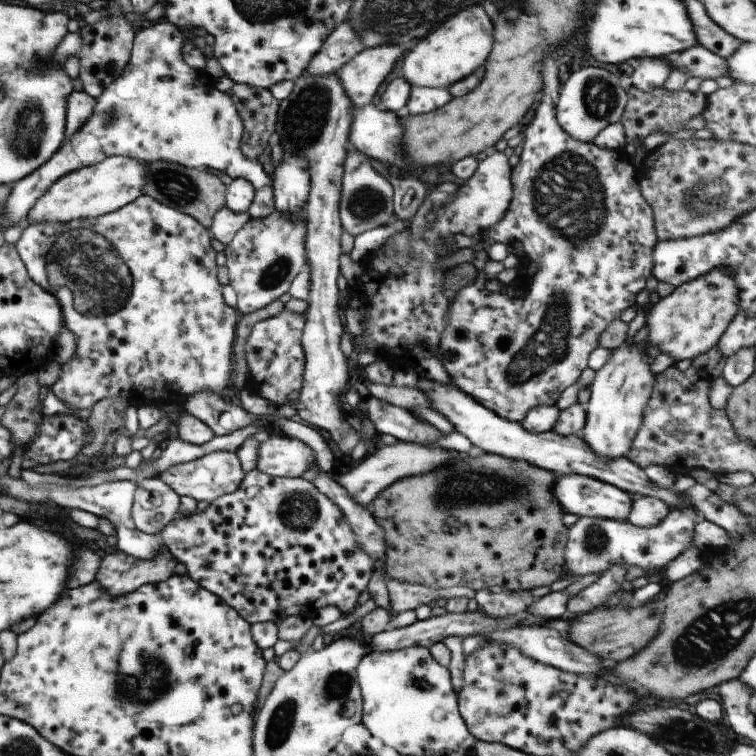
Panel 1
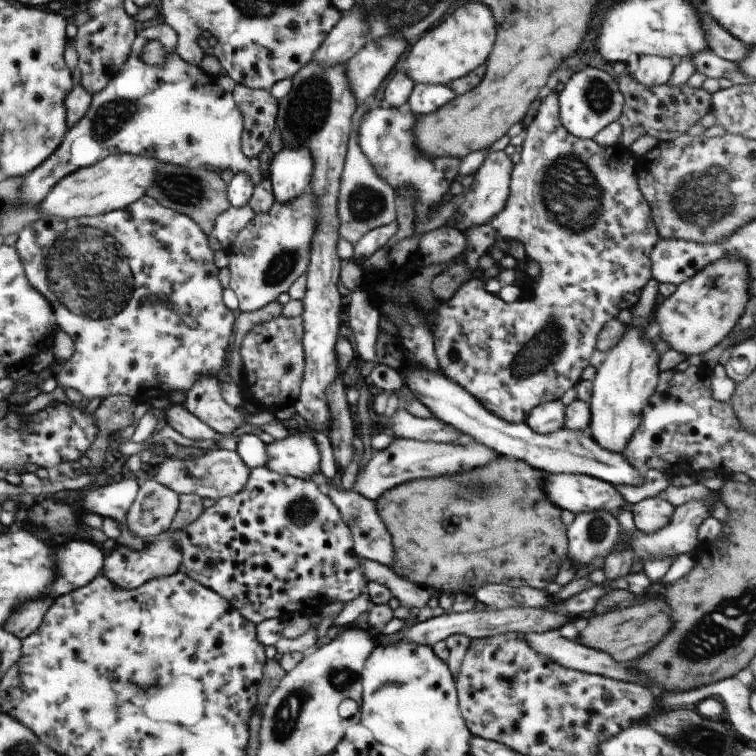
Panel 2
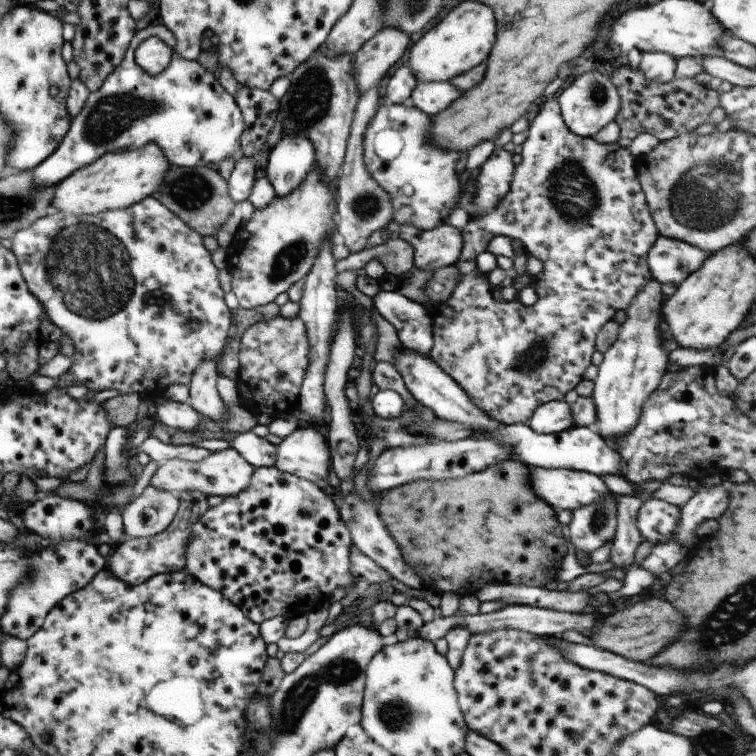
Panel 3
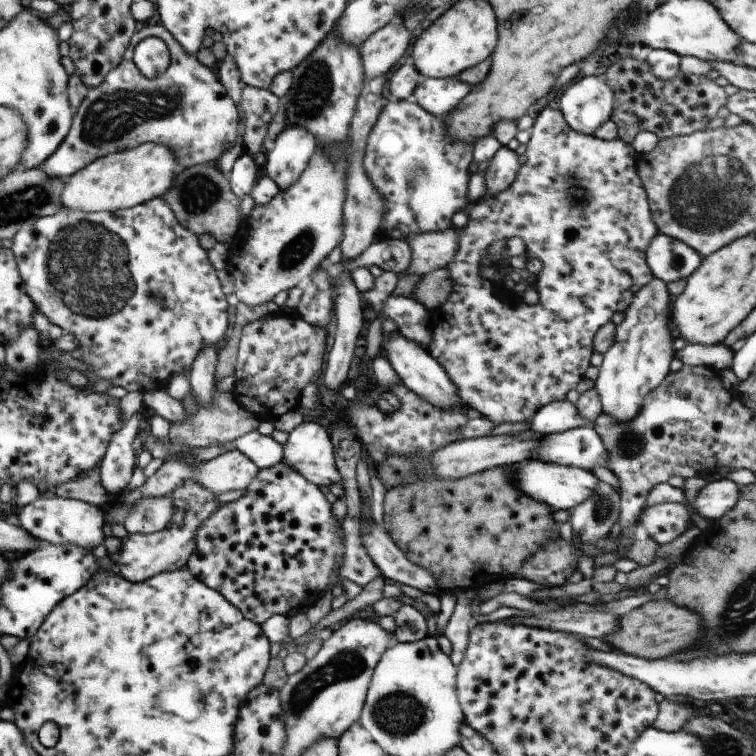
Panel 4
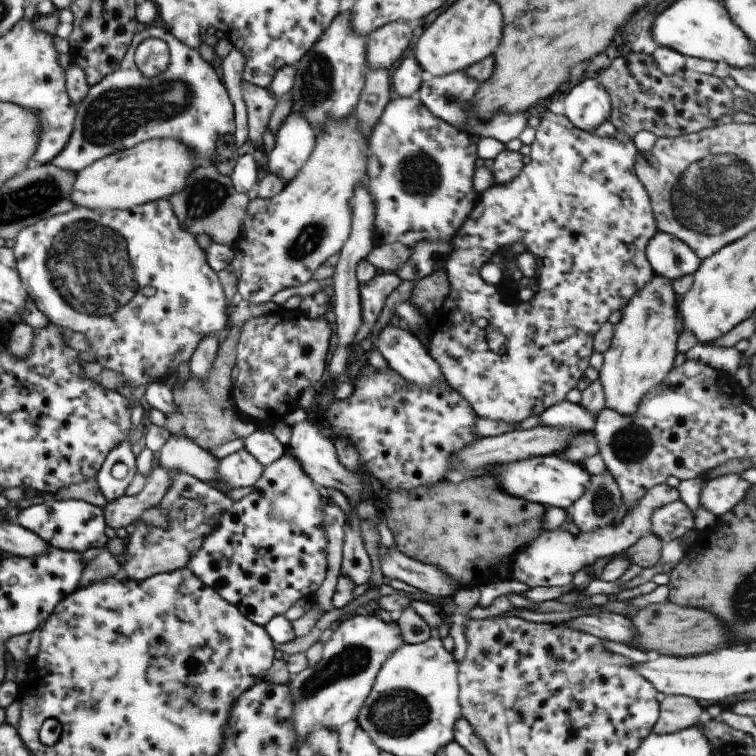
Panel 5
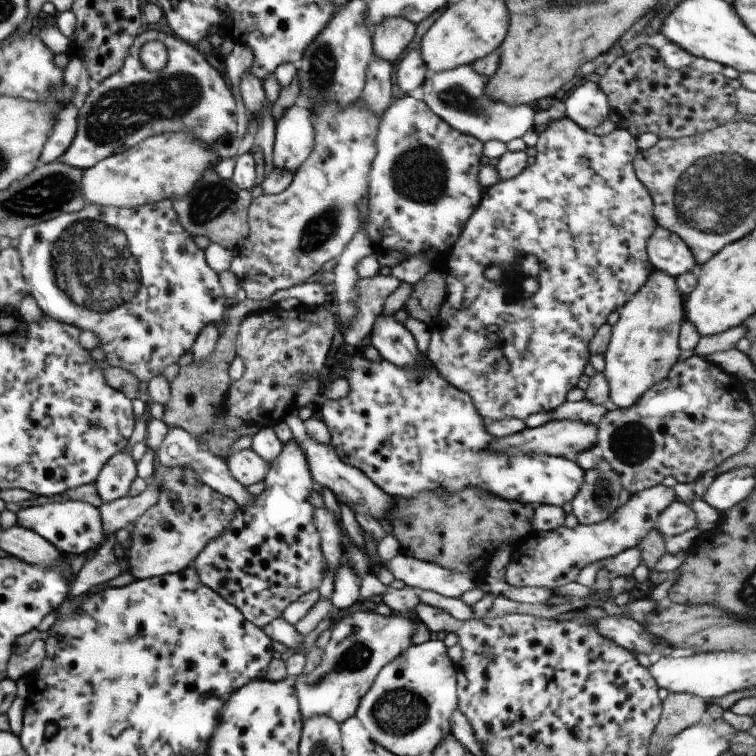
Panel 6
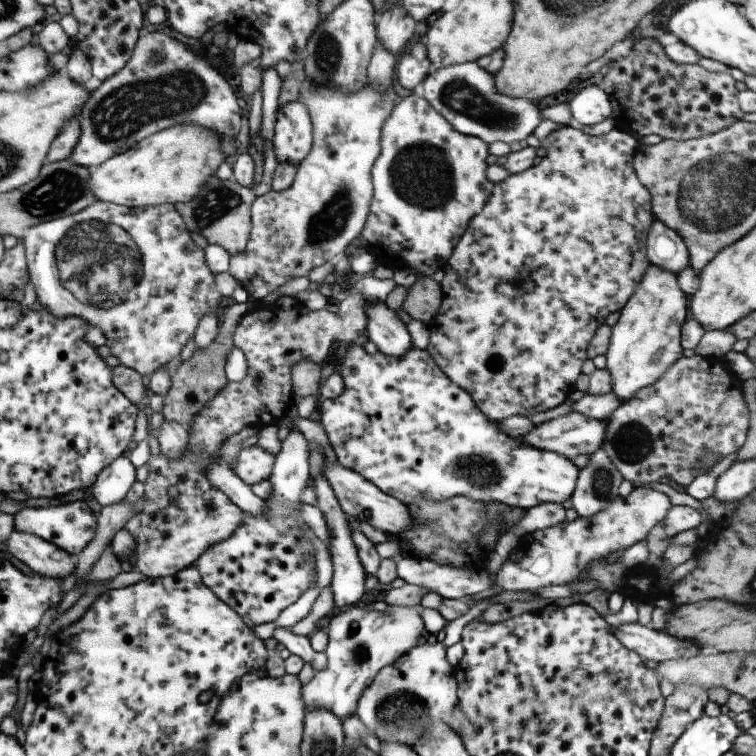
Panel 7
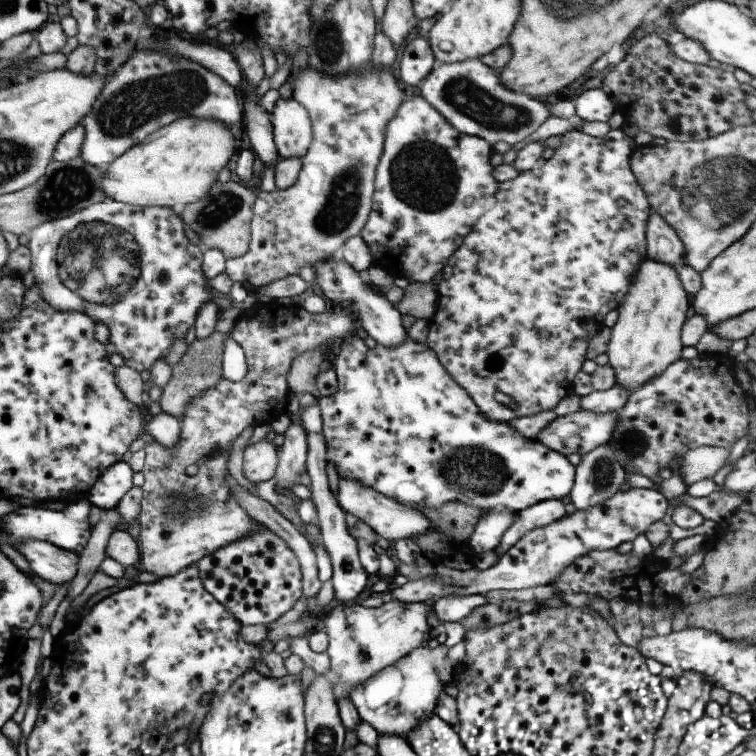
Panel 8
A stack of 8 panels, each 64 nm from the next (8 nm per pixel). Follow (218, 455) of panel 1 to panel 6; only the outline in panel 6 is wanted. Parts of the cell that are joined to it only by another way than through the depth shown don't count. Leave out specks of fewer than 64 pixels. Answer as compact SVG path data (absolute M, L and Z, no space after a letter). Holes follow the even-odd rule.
M250 448L229 454L225 460L230 476L244 487L265 478L270 463L255 454ZM154 476L147 481L146 487L137 496L125 495L120 499L103 503L99 508L100 520L102 522L102 533L105 539L118 532L140 517L158 497L160 481Z

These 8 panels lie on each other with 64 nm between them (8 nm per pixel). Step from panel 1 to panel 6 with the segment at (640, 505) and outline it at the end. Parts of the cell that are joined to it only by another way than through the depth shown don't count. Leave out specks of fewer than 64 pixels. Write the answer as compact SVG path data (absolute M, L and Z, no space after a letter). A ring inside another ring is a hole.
M674 500L667 508L661 511L656 519L654 528L657 529L665 539L676 534L681 534L689 528L695 527L695 513L681 500Z

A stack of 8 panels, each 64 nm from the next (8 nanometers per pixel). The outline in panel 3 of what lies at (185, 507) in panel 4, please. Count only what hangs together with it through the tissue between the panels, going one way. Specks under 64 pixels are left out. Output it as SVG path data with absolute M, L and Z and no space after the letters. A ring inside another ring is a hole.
M188 490L175 493L178 498L178 507L169 526L154 534L145 537L128 537L122 543L116 544L105 557L107 572L115 575L128 585L138 585L153 575L170 573L184 568L186 546L189 542L192 524L209 508L207 496L198 490Z

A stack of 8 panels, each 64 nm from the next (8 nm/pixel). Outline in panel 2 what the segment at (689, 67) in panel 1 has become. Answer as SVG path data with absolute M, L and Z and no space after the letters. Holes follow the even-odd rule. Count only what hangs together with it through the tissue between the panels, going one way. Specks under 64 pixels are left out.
M708 49L702 50L689 58L696 72L707 78L727 78L733 85L748 85L754 82L752 78L745 76L740 71L736 62L719 58Z

